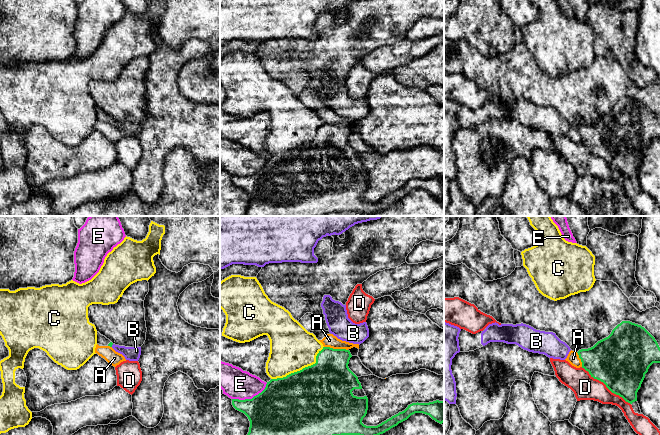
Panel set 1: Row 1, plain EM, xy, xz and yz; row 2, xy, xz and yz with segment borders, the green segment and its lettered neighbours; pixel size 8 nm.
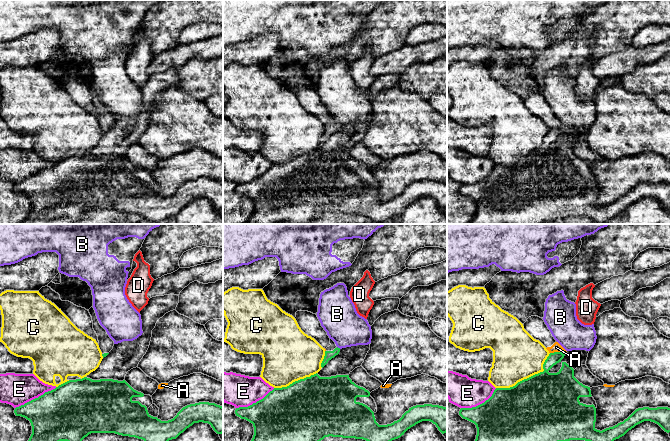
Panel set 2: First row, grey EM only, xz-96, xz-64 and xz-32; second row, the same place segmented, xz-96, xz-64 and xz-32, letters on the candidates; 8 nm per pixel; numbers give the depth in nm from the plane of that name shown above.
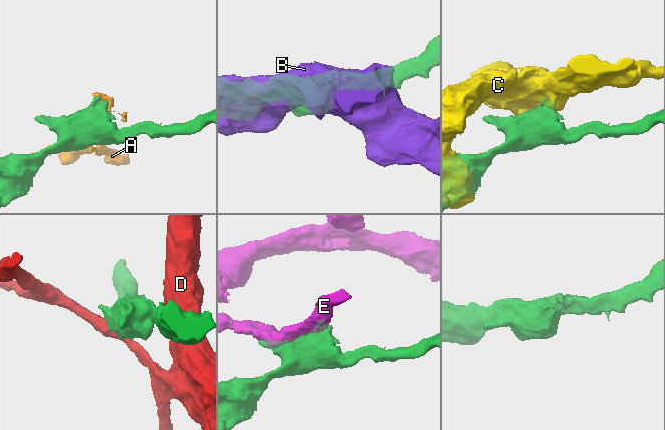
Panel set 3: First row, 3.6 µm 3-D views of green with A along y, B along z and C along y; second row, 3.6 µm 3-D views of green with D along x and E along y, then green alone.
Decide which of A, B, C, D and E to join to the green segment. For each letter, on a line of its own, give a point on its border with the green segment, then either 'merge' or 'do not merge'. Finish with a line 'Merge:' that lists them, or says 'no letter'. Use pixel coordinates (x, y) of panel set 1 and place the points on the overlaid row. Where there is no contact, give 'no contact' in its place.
A: xz (336, 349) | do not merge
B: xy (112, 344) | do not merge
C: xz (302, 369) | do not merge
D: yz (606, 386) | do not merge
E: xz (250, 399) | do not merge
Merge: no letter

